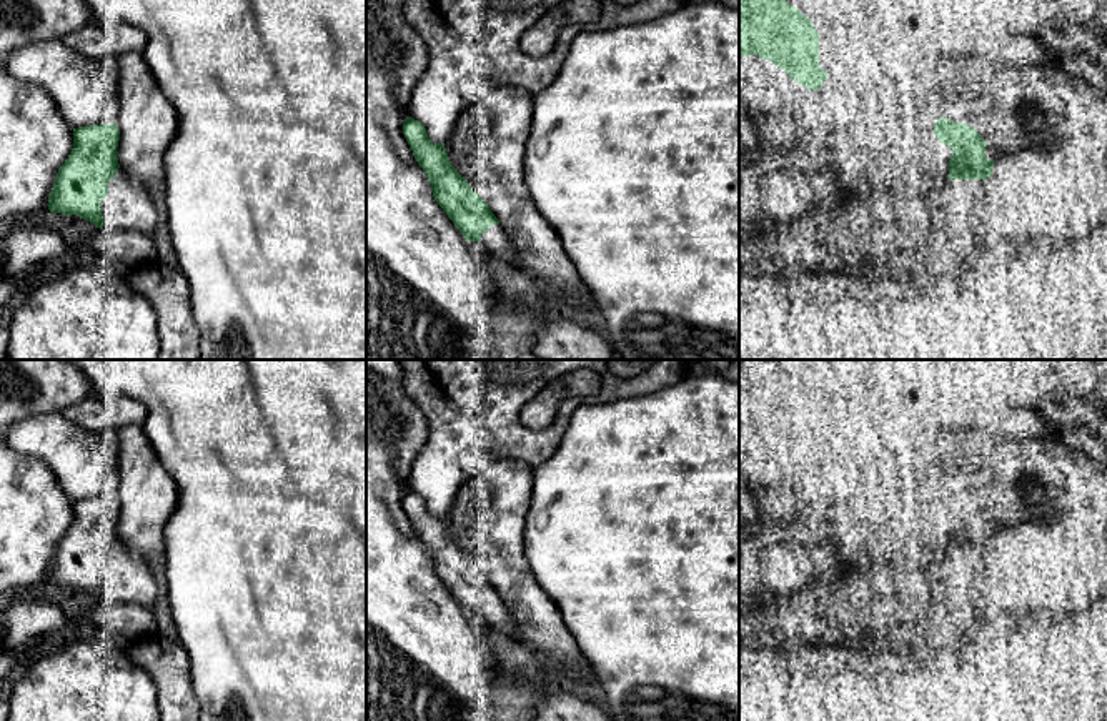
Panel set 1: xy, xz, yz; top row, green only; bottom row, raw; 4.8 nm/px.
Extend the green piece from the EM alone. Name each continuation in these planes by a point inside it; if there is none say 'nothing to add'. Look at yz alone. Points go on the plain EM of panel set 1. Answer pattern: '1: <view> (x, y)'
1: yz (966, 568)

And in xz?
1: xz (496, 613)

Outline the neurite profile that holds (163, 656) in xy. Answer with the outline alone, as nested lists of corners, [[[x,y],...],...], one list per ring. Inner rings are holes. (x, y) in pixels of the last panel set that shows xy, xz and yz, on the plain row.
[[[156,633],[133,641],[127,654],[151,674],[156,686],[160,721],[200,721],[190,656],[176,636]]]

